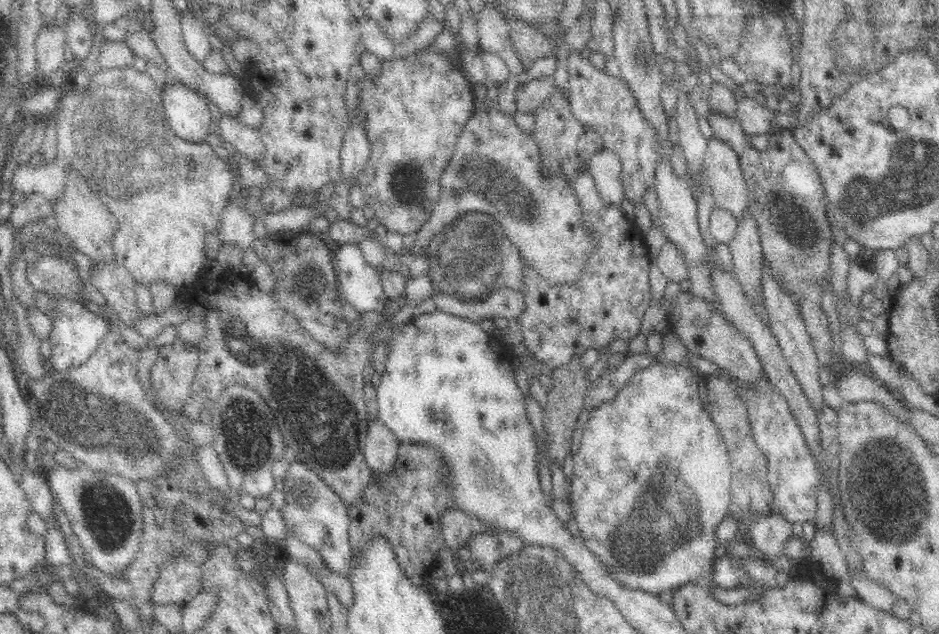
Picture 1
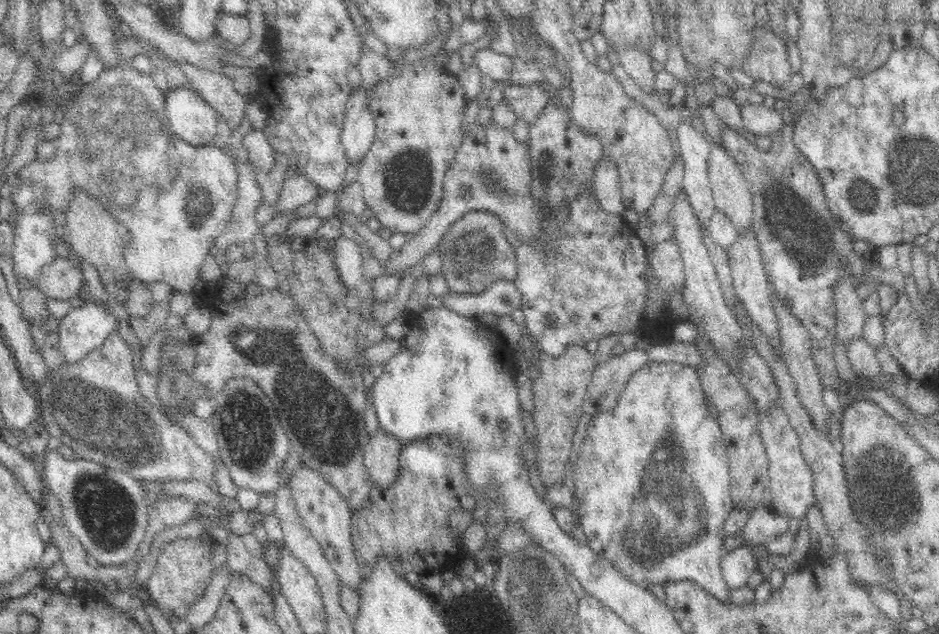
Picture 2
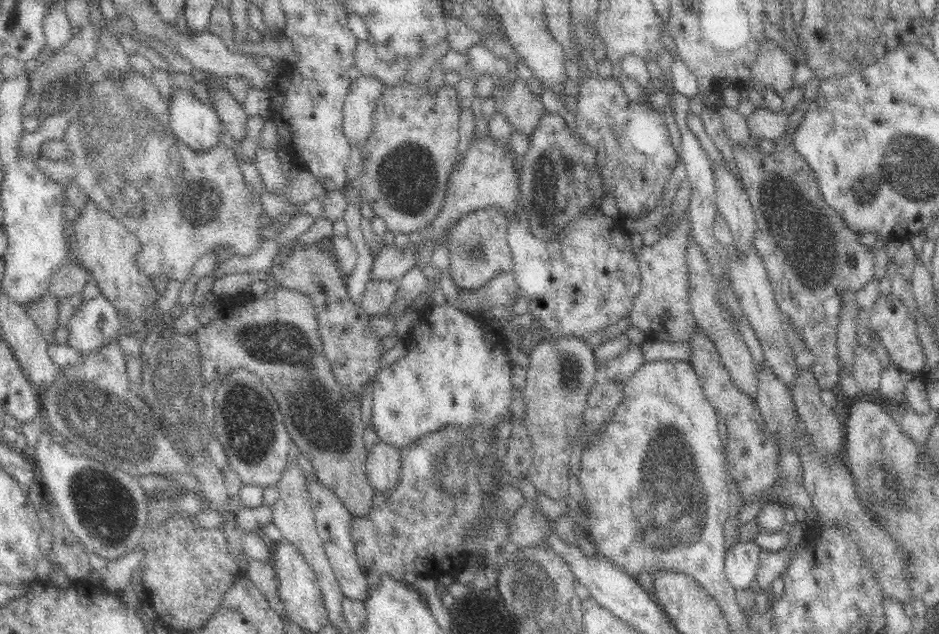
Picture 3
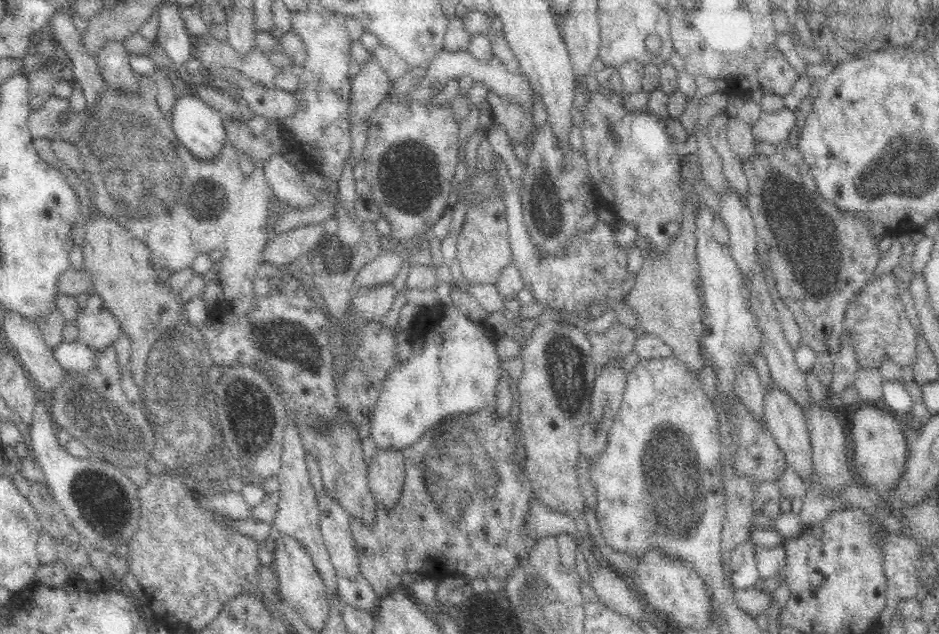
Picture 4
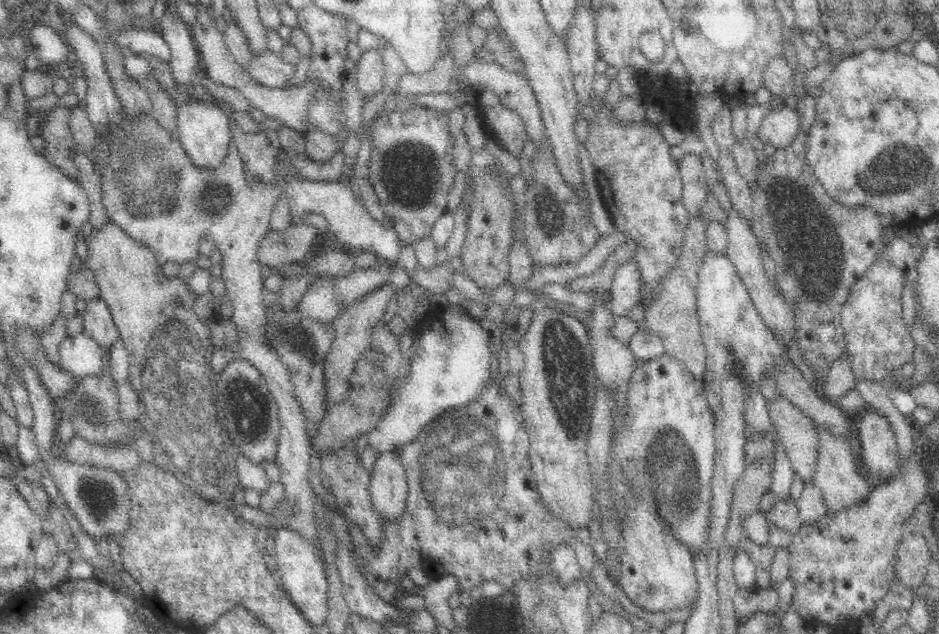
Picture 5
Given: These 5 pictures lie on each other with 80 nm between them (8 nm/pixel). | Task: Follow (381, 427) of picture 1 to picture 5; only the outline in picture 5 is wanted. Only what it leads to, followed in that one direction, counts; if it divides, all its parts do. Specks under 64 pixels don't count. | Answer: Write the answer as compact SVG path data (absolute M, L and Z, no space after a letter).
M398 451L379 453L369 475L369 491L376 511L387 520L402 517L407 482Z

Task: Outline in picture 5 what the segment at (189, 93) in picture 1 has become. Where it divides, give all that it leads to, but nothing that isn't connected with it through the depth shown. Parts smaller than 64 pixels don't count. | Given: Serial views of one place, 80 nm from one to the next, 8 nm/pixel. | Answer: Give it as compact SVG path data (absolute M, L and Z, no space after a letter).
M188 98L178 108L177 119L176 131L188 158L196 166L216 168L224 160L226 151L231 146L230 134L233 126L224 112L212 103Z

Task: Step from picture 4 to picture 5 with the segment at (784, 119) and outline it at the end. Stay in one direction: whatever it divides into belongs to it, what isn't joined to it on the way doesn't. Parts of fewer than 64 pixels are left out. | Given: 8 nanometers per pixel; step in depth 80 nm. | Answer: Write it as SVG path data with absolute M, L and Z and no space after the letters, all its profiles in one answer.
M783 105L764 116L756 136L763 144L784 148L794 141L799 123L797 112Z

